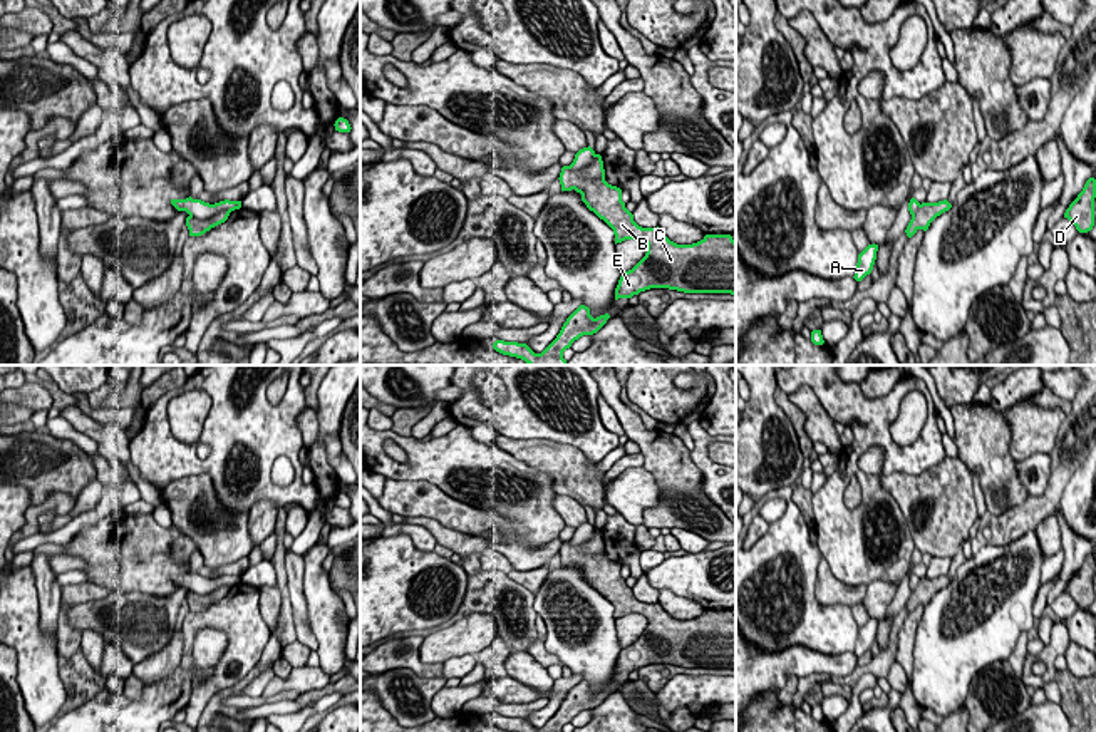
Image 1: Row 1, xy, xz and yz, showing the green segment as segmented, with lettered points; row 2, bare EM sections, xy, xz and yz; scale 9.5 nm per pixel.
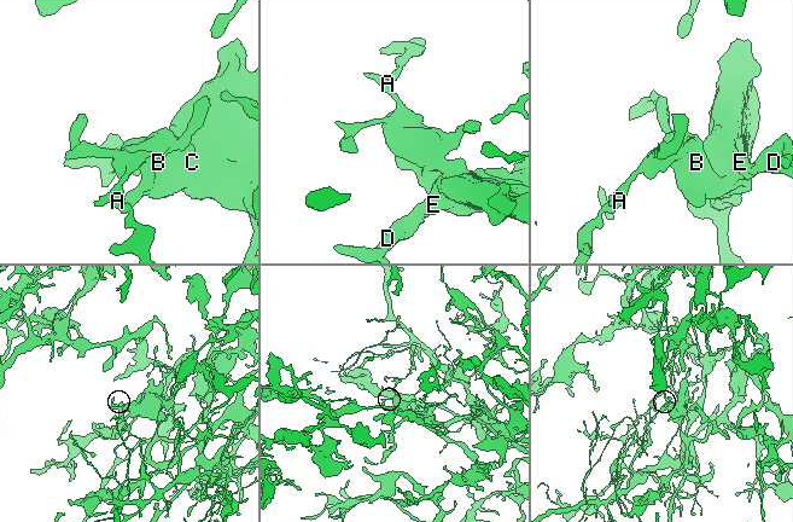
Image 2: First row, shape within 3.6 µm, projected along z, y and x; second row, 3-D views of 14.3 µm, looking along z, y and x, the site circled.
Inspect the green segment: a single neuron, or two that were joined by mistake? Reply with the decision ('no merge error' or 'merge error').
merge error

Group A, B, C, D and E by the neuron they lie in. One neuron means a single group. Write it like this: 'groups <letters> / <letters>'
groups A / B C D E

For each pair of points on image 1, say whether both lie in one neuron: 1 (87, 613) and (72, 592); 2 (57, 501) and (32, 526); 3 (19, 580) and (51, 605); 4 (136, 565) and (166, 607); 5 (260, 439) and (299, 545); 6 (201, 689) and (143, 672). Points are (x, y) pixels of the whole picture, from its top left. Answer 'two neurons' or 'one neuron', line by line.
1: two neurons
2: one neuron
3: two neurons
4: two neurons
5: two neurons
6: two neurons

